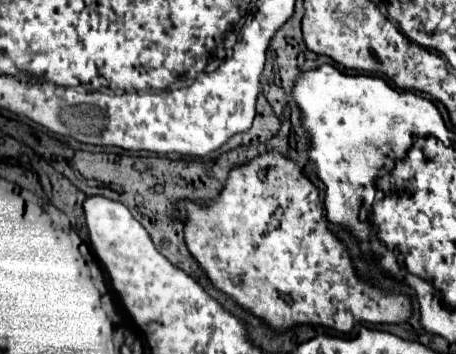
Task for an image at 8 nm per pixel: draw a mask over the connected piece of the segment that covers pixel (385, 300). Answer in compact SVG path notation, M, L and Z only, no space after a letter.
M268 152L234 168L222 194L212 204L198 206L188 202L184 208L186 246L212 284L276 330L288 330L294 324L318 324L346 334L362 322L400 324L410 318L412 308L408 296L372 288L356 278L348 250L326 228L318 188L296 164L284 160L276 152Z

